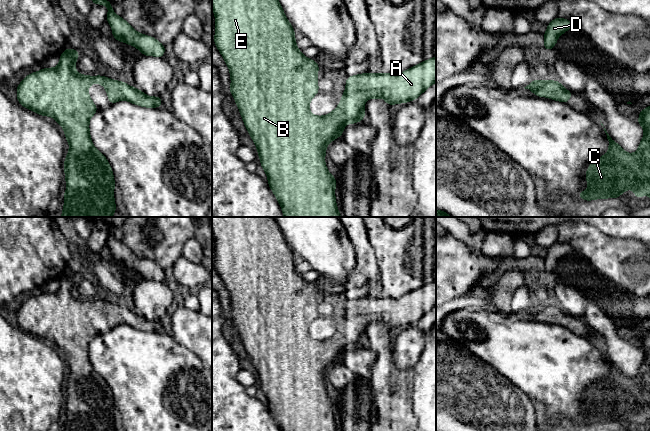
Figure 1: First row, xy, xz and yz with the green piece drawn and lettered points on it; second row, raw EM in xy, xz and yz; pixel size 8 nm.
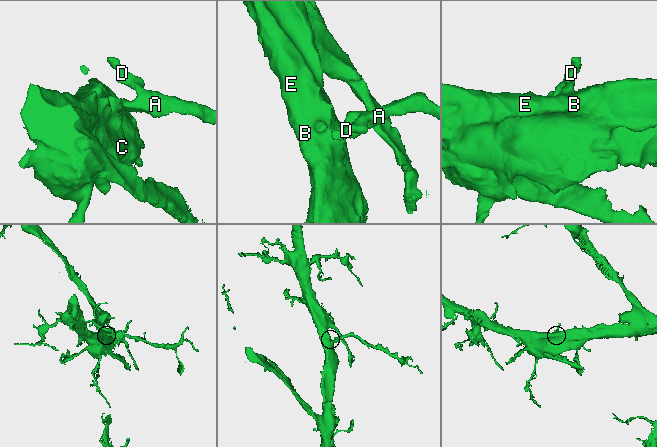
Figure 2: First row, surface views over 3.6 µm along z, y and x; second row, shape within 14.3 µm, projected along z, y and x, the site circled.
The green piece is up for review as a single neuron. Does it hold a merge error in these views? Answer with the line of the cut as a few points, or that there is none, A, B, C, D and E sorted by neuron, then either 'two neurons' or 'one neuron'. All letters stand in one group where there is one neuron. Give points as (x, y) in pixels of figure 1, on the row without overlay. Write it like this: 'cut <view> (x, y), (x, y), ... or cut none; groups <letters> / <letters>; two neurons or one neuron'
cut none; groups A B C D E; one neuron

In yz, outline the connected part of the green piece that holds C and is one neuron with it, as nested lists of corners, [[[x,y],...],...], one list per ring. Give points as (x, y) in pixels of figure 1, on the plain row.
[[[650,330],[646,331],[643,335],[640,334],[637,347],[643,351],[644,360],[639,368],[638,374],[634,378],[625,376],[622,371],[609,360],[604,352],[609,365],[609,375],[605,379],[602,379],[598,384],[594,384],[589,388],[589,393],[585,395],[586,405],[589,412],[587,415],[581,415],[578,417],[578,420],[581,423],[590,425],[594,423],[619,422],[624,415],[630,412],[633,413],[636,422],[639,423],[646,417],[649,418],[650,422]]]

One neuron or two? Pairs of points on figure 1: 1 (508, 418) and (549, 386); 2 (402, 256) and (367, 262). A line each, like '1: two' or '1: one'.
1: two
2: two

